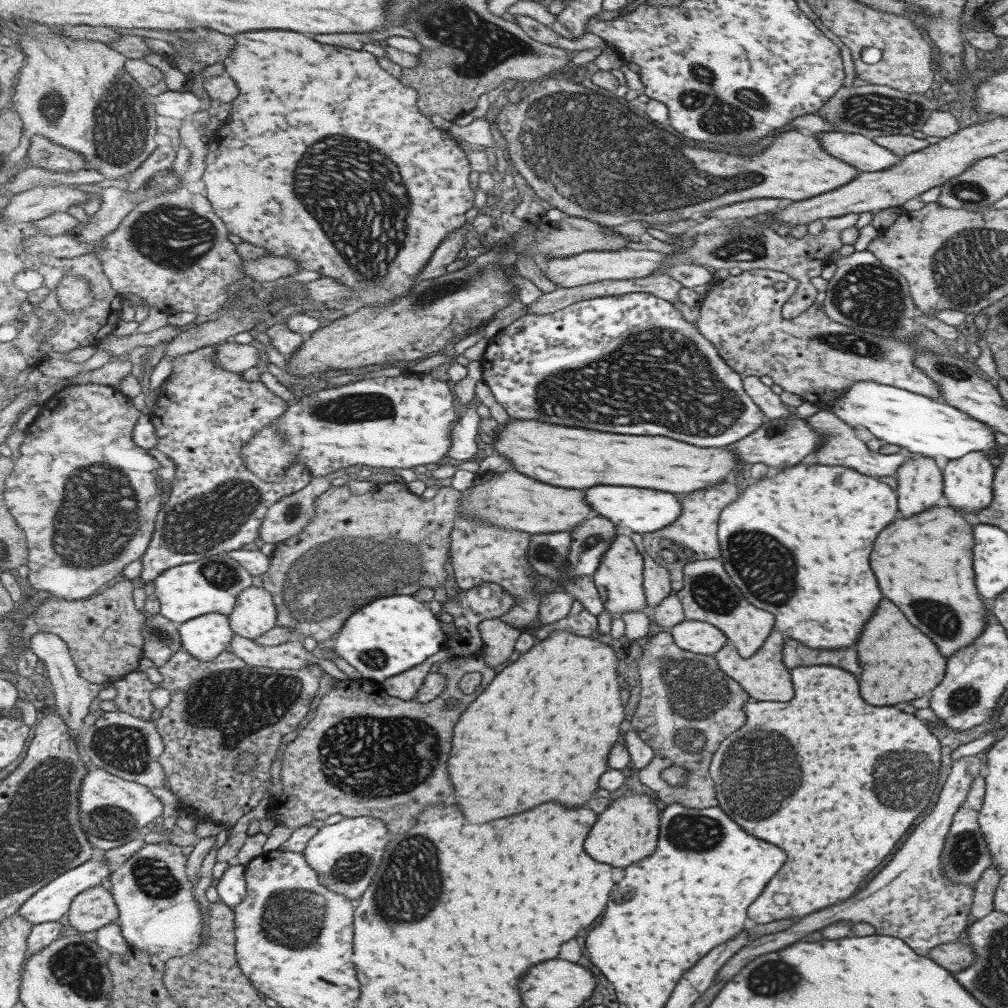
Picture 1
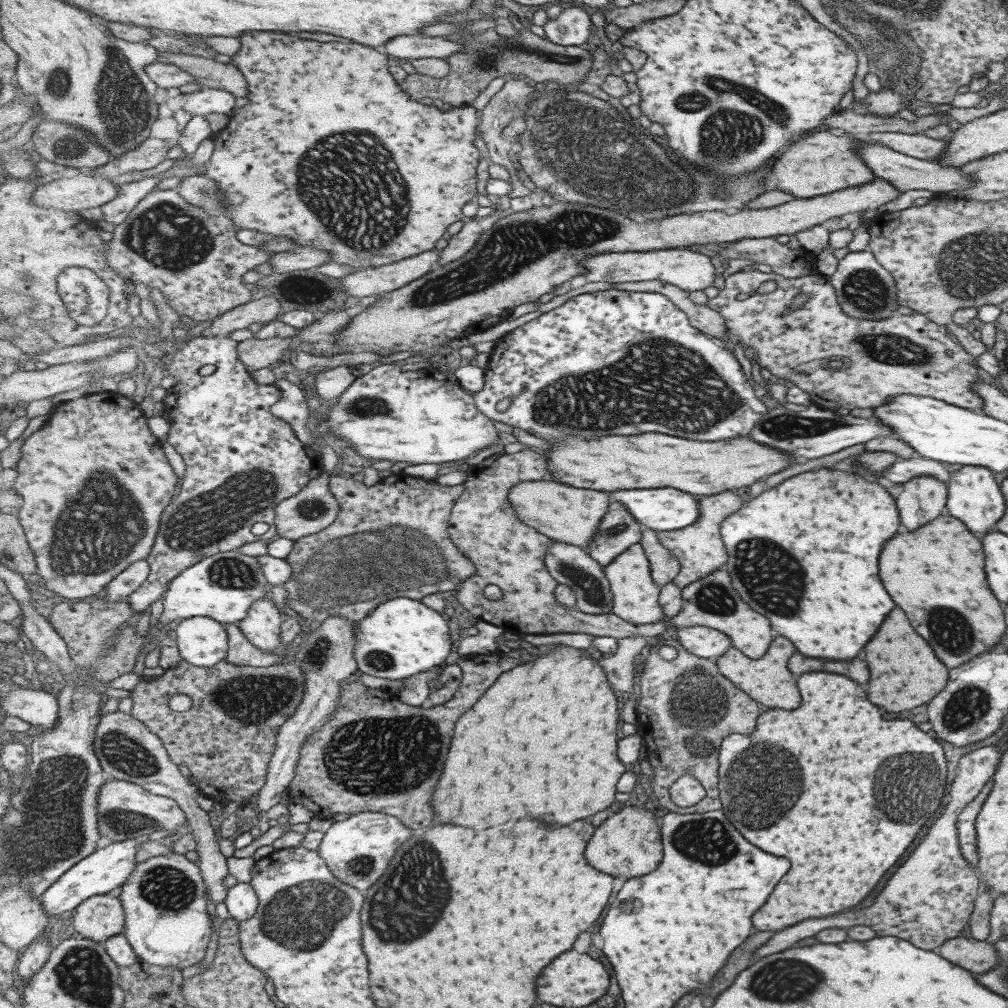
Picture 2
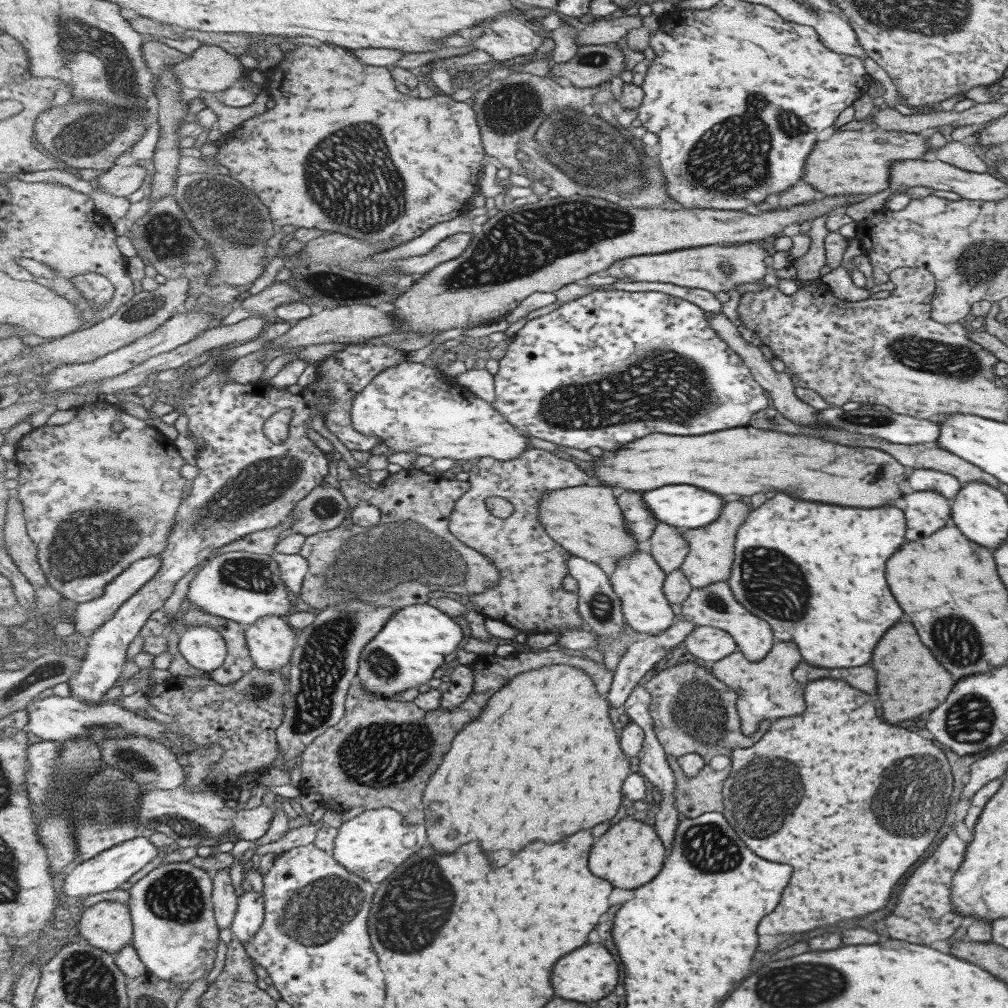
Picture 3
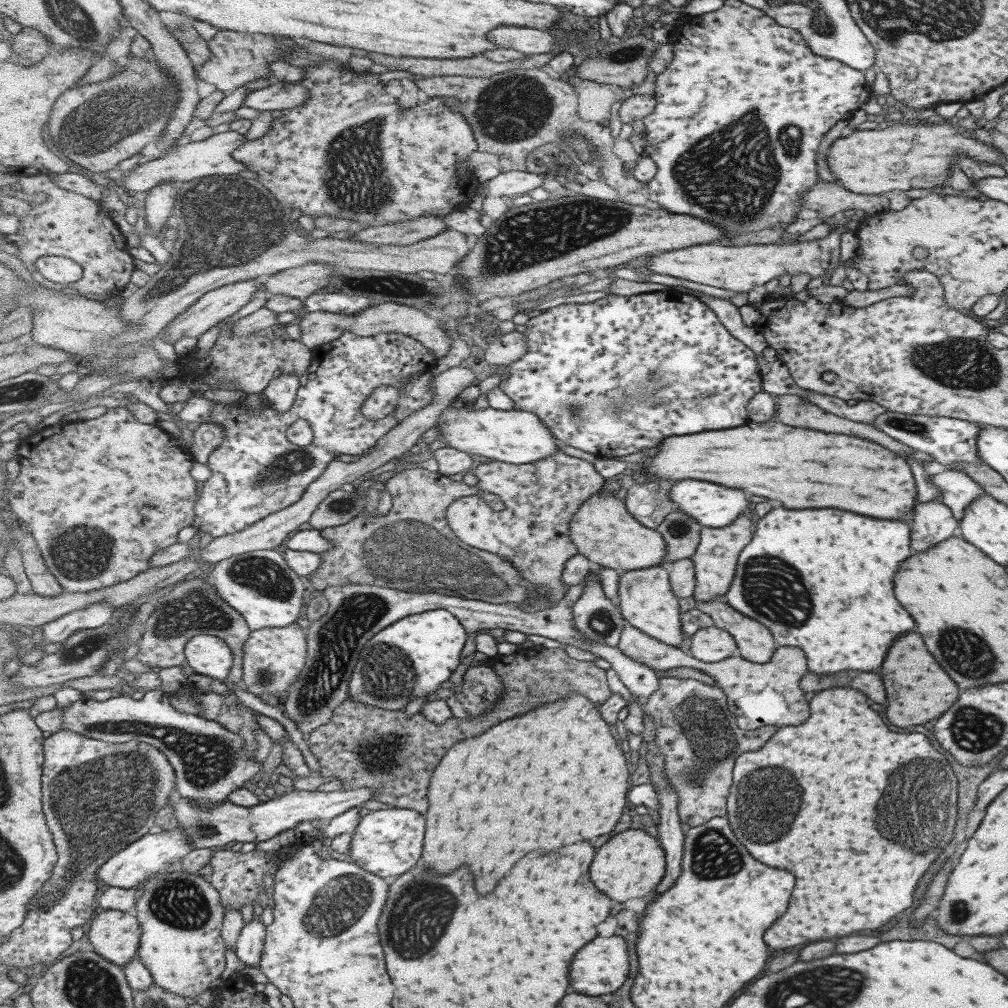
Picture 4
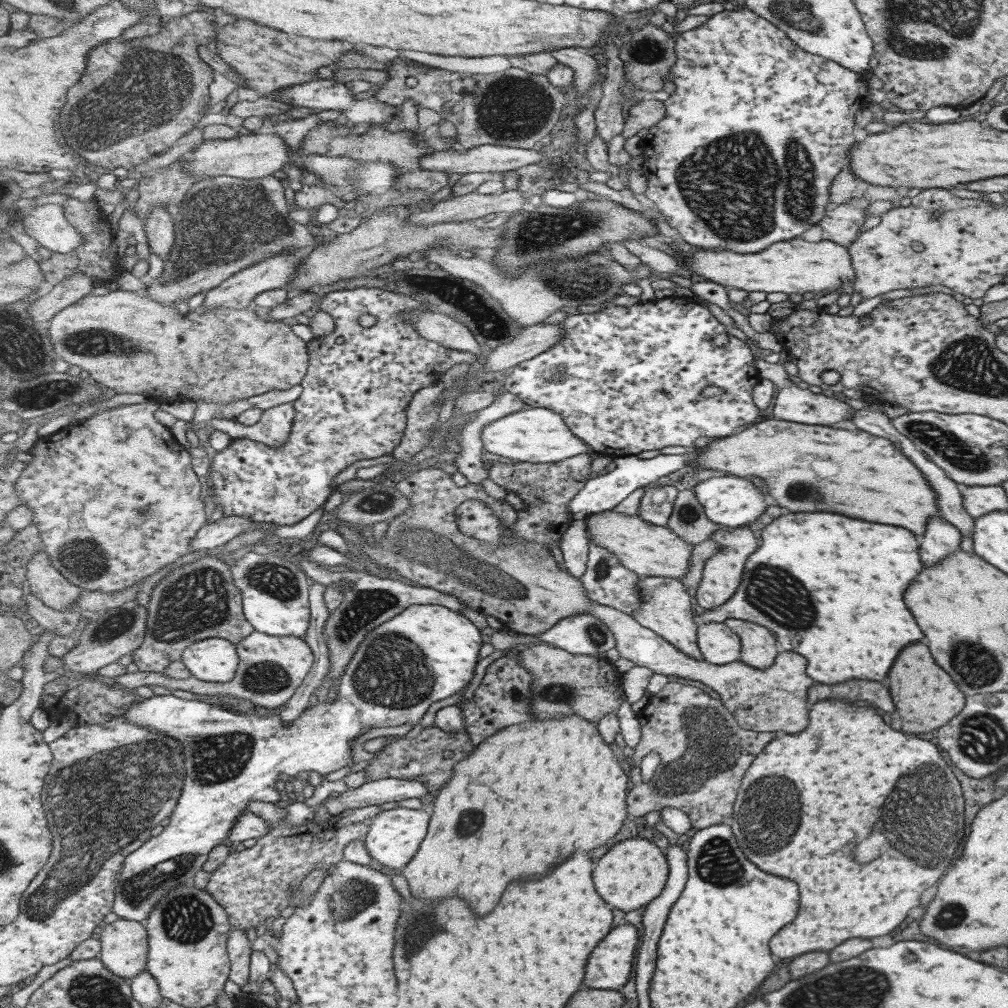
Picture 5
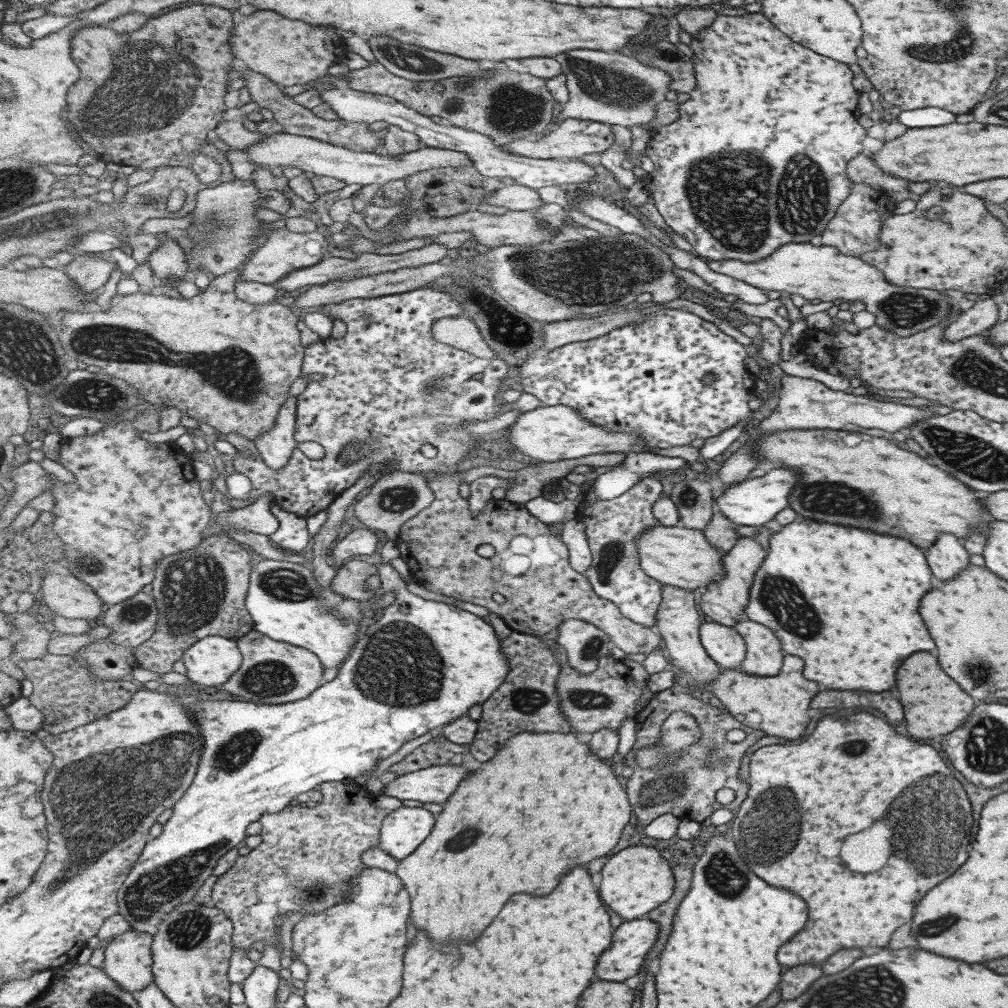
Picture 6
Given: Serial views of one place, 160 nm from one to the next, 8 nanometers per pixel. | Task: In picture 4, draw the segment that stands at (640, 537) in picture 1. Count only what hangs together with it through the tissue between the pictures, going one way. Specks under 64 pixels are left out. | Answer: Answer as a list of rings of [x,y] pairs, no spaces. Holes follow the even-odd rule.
[[[676,509],[659,525],[658,531],[665,536],[667,547],[665,565],[670,567],[673,562],[690,558],[695,554],[699,542],[699,531],[703,526],[689,517],[682,510]]]

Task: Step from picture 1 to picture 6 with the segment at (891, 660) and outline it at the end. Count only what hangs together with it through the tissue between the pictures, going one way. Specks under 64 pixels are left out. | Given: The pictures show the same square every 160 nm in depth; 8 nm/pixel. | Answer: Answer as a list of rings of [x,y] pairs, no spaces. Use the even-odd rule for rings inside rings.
[[[927,652],[911,654],[895,672],[895,684],[899,692],[899,702],[903,706],[903,718],[907,724],[907,732],[913,738],[933,738],[955,730],[973,710],[975,702],[967,696],[949,676],[941,672],[935,658]]]

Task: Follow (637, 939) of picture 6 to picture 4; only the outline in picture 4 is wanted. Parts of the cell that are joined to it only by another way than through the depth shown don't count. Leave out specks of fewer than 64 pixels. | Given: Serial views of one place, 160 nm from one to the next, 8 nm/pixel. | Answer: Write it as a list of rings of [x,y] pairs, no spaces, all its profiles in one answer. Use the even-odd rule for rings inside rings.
[[[611,936],[611,938],[595,938],[579,956],[575,958],[575,968],[571,968],[571,988],[579,994],[587,996],[611,995],[619,990],[625,980],[629,978],[629,946],[623,936]]]

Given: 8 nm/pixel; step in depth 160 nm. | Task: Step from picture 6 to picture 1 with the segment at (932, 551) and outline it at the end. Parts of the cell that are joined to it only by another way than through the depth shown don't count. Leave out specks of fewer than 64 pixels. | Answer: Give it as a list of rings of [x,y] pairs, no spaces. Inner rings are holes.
[[[913,454],[895,471],[897,506],[905,518],[935,507],[942,495],[942,474],[932,458]]]

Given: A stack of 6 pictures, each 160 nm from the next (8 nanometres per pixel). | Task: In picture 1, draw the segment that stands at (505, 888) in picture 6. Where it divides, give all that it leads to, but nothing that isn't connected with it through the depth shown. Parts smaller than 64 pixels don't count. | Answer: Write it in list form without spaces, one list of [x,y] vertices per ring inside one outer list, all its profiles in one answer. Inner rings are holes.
[[[553,631],[547,638],[534,644],[526,653],[522,653],[509,668],[505,667],[499,676],[496,676],[491,684],[483,691],[463,713],[455,728],[455,744],[453,744],[453,754],[449,760],[449,770],[453,784],[457,786],[457,798],[459,804],[467,810],[467,806],[473,806],[469,810],[473,812],[473,818],[503,818],[511,814],[519,814],[523,810],[529,810],[533,806],[539,806],[543,802],[559,800],[569,808],[579,808],[585,806],[587,800],[593,798],[595,790],[599,788],[599,778],[609,770],[609,752],[619,740],[621,734],[621,724],[625,722],[625,706],[623,706],[623,696],[621,696],[621,684],[619,684],[619,658],[611,646],[599,642],[595,638],[588,636],[577,636],[567,631]]]

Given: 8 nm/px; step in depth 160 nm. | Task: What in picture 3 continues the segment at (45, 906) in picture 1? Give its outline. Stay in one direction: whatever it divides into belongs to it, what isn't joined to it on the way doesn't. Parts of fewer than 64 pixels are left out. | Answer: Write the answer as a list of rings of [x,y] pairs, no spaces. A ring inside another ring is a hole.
[[[137,837],[133,840],[128,840],[118,844],[117,847],[107,849],[102,852],[102,855],[95,856],[94,859],[72,866],[58,881],[58,888],[60,892],[69,896],[69,900],[77,903],[82,898],[92,894],[101,894],[101,892],[111,892],[111,890],[117,890],[117,888],[127,887],[129,878],[133,874],[141,872],[151,860],[159,858],[160,852],[149,841],[149,837]]]

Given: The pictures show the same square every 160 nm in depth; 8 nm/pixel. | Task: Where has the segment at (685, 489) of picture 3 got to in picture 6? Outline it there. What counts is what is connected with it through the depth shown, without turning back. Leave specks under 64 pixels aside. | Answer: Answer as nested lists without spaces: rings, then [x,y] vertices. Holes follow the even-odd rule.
[[[773,468],[765,476],[747,479],[734,485],[727,485],[721,493],[712,498],[719,508],[718,512],[730,518],[737,526],[763,526],[773,520],[779,511],[787,508],[787,492],[797,482],[797,474],[785,468]]]

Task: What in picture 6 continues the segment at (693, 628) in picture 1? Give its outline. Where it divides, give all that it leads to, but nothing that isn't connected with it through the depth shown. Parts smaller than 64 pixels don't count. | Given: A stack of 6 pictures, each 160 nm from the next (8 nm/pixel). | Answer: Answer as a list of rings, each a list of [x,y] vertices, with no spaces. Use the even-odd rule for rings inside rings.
[[[704,622],[700,628],[703,648],[721,669],[739,668],[745,656],[746,646],[740,634],[733,627]]]

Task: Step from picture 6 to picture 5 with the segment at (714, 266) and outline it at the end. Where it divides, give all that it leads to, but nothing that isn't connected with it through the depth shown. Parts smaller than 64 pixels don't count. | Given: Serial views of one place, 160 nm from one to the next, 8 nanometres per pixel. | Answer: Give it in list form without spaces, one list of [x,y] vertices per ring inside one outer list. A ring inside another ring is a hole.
[[[799,238],[781,241],[767,246],[757,254],[738,254],[727,250],[697,250],[683,257],[685,266],[695,275],[702,276],[726,289],[747,292],[784,292],[805,294],[829,290],[827,295],[840,288],[844,282],[855,282],[848,251],[833,241],[807,242]]]

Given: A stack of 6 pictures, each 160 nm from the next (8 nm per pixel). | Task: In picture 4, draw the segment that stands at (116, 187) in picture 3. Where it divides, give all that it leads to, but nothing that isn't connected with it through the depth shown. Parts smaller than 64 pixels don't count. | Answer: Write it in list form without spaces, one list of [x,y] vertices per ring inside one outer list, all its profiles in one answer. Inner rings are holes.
[[[224,130],[223,133],[211,135],[207,140],[201,142],[184,142],[177,146],[176,150],[161,155],[158,159],[153,159],[150,162],[141,161],[124,178],[124,186],[128,191],[147,193],[165,181],[184,183],[206,176],[249,174],[248,166],[232,157],[233,152],[247,141],[249,140],[245,138],[244,134]]]

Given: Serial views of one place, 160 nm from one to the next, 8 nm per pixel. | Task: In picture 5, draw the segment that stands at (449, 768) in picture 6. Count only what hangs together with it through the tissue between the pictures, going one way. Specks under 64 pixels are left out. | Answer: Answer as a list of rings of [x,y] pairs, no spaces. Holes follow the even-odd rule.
[[[421,778],[407,779],[383,779],[367,781],[359,788],[349,789],[336,797],[324,800],[326,809],[332,817],[339,813],[365,808],[385,802],[397,802],[405,798],[418,798],[428,795],[429,787]]]

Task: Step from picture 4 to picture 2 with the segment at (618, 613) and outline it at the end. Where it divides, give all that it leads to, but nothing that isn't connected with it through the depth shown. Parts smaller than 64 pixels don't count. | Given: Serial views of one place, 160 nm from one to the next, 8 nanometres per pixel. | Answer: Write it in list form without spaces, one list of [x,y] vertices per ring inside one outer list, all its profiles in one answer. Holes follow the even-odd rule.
[[[554,541],[550,551],[546,554],[546,567],[558,580],[558,584],[570,586],[577,597],[577,608],[587,614],[609,614],[614,612],[614,592],[610,580],[605,573],[605,567],[599,564],[583,547],[567,544],[566,542]]]

